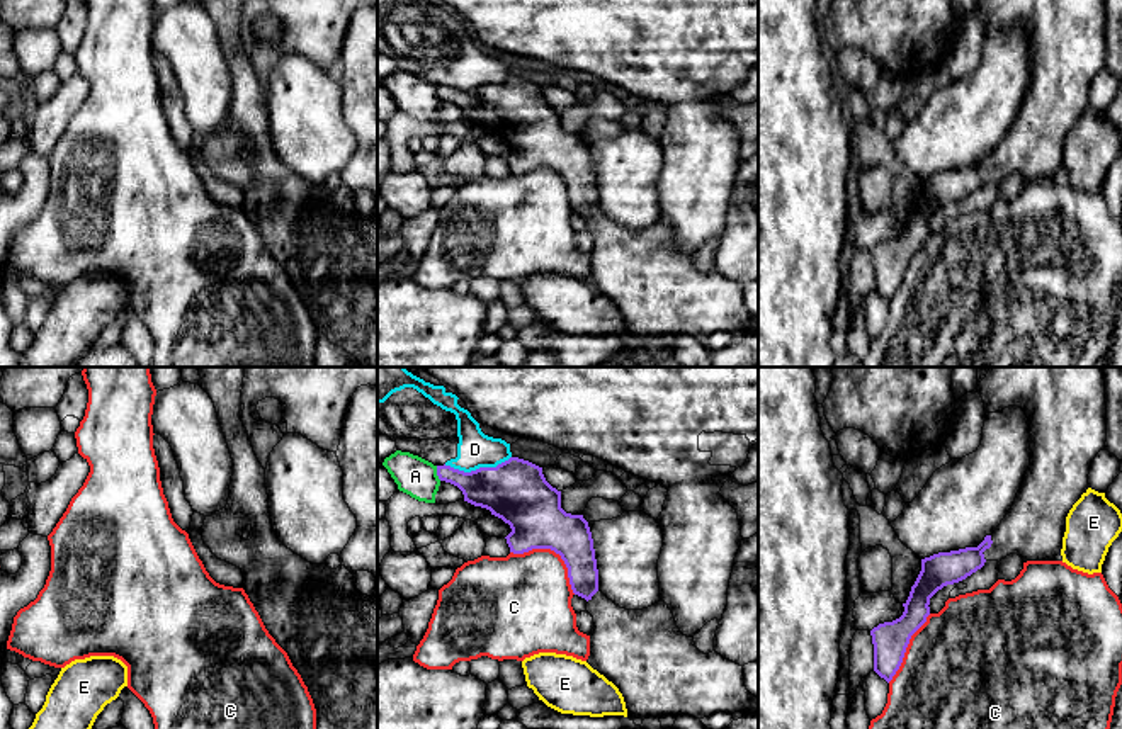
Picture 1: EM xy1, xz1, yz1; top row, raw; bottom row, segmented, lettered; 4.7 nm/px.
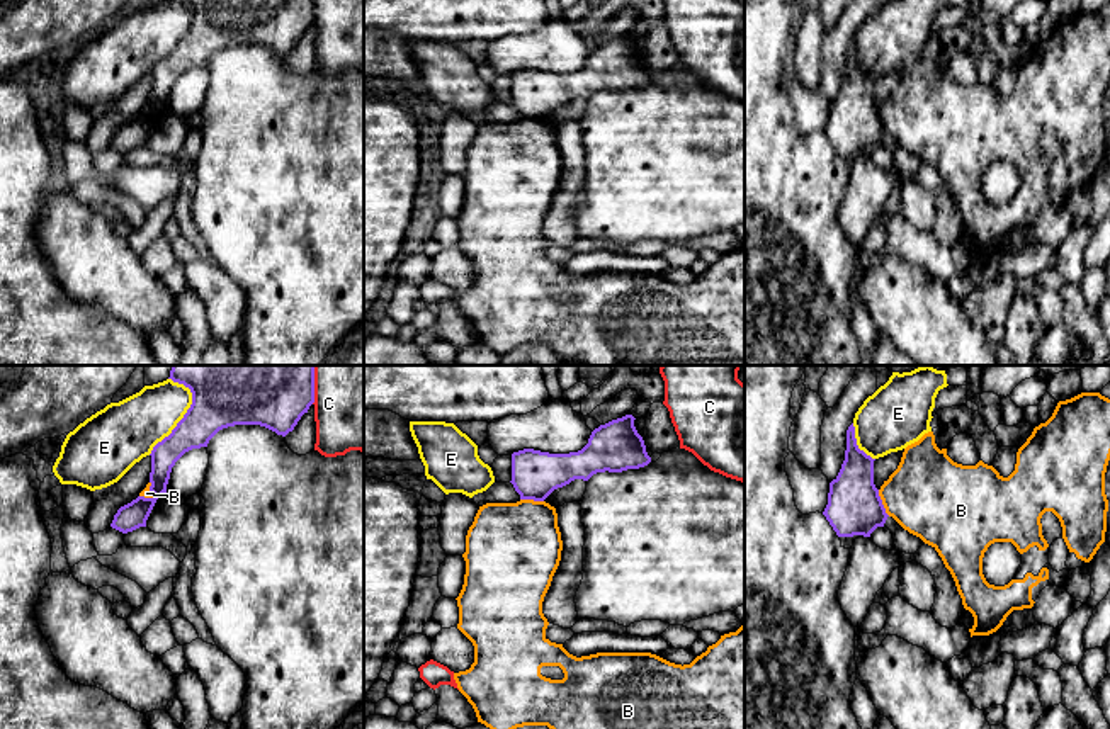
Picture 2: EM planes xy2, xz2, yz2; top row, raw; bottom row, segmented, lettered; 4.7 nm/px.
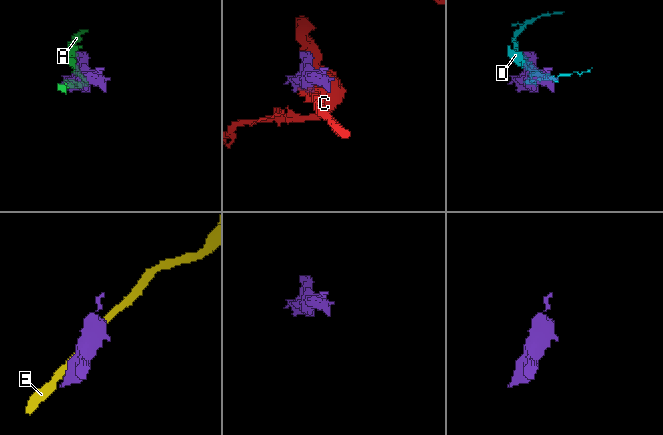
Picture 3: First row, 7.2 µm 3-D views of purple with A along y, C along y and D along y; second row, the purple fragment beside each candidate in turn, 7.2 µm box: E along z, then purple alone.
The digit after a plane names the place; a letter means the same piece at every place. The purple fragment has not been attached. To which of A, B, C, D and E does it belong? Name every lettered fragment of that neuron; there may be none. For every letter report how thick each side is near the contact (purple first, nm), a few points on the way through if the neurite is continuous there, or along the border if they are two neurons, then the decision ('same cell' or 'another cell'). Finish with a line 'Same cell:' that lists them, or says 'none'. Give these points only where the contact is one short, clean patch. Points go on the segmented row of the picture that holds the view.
A: 190 nm thick on the purple side, 190 nm on the other; another cell
B: 260 nm thick on the purple side, 400 nm on the other; border along yz2 (877, 490), (883, 507), (889, 515); another cell
C: 280 nm thick on the purple side, 400 nm on the other; another cell
D: 300 nm thick on the purple side, 170 nm on the other; another cell
E: 380 nm thick on the purple side, 280 nm on the other; another cell
Same cell: none

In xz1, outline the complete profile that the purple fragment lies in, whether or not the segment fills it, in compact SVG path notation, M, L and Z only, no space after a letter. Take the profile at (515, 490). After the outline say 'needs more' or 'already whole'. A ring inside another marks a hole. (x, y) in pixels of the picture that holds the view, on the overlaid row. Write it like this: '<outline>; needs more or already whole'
M510 457L496 467L479 467L471 472L445 464L437 466L437 476L440 481L457 486L464 501L490 510L491 515L510 525L512 532L505 537L510 552L551 549L561 556L573 593L588 602L586 612L593 617L586 663L619 688L631 721L670 714L704 719L719 712L741 712L743 715L758 712L758 697L746 690L743 666L716 651L700 653L694 637L680 632L665 602L660 600L643 610L626 610L598 590L598 569L588 522L583 515L571 515L561 508L561 491L546 481L542 467Z; needs more

